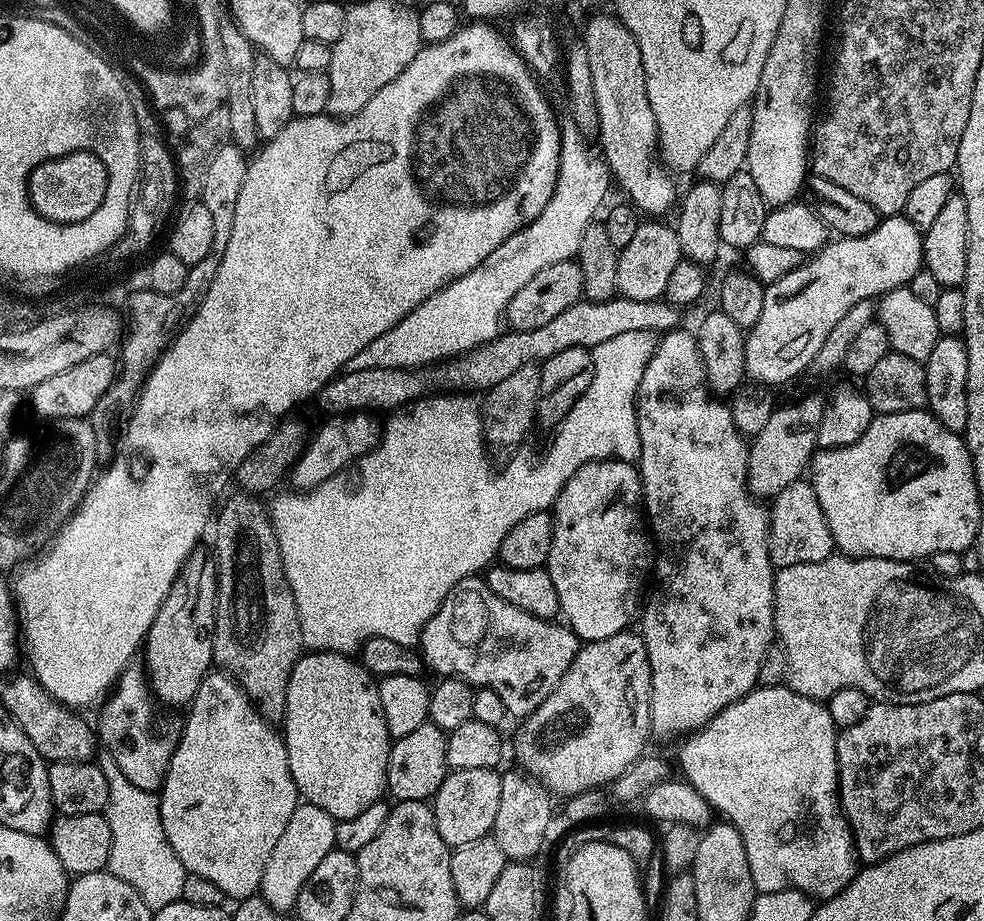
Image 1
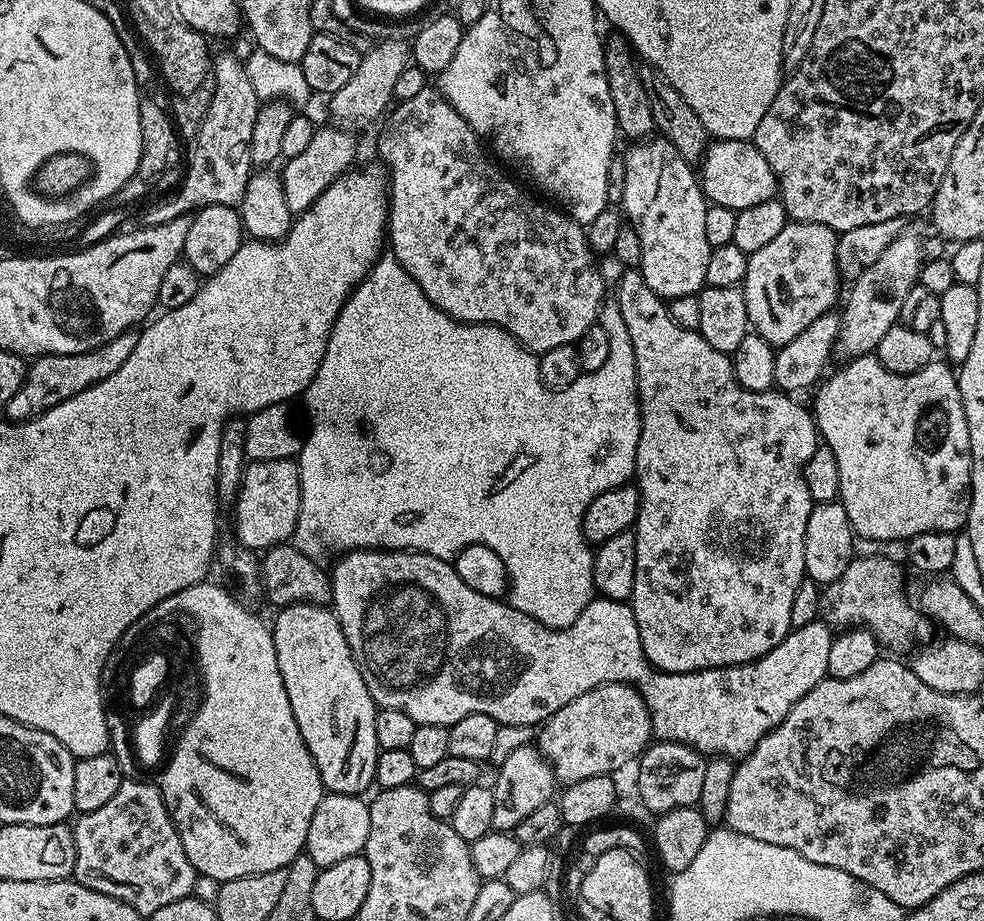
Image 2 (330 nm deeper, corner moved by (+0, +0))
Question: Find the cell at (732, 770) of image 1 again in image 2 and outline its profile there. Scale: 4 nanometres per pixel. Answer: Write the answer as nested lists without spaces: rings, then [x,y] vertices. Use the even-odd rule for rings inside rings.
[[[358,548],[348,550],[339,557],[340,560],[333,568],[330,568],[332,578],[332,602],[331,609],[335,612],[338,622],[342,626],[342,634],[346,634],[346,642],[352,651],[354,662],[362,674],[362,682],[366,682],[366,690],[370,690],[370,698],[376,703],[377,708],[389,708],[390,710],[402,710],[402,714],[410,714],[414,722],[419,724],[451,726],[454,722],[466,718],[466,714],[490,714],[496,723],[503,726],[533,726],[543,725],[566,702],[574,702],[578,694],[586,694],[586,690],[597,688],[603,684],[630,684],[637,688],[640,696],[646,702],[648,713],[652,719],[652,734],[657,741],[669,740],[675,744],[689,744],[703,752],[705,757],[715,758],[719,755],[729,758],[744,758],[749,752],[758,746],[758,742],[774,726],[790,714],[794,702],[802,698],[814,686],[818,686],[820,680],[828,676],[828,663],[830,662],[830,646],[834,639],[834,632],[823,619],[818,618],[810,622],[808,626],[793,628],[787,638],[778,642],[774,650],[750,664],[739,664],[729,668],[707,668],[697,672],[662,672],[659,668],[653,668],[649,664],[646,654],[642,650],[642,638],[638,634],[638,622],[634,622],[631,603],[623,600],[605,600],[593,598],[588,601],[586,610],[574,618],[574,622],[565,628],[547,628],[539,624],[534,618],[522,614],[522,610],[509,606],[503,599],[478,594],[478,590],[470,590],[462,578],[458,578],[455,567],[449,561],[442,558],[434,558],[430,554],[419,550],[381,550],[379,548]]]

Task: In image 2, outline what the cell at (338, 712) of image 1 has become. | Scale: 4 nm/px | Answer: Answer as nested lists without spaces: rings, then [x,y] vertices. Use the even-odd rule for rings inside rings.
[[[286,604],[279,609],[276,621],[271,621],[272,641],[274,650],[278,654],[278,670],[282,670],[282,682],[286,686],[286,698],[290,698],[290,710],[294,710],[294,722],[298,722],[298,730],[302,730],[302,738],[318,766],[318,774],[322,778],[328,792],[337,792],[347,796],[358,796],[367,793],[367,788],[373,787],[376,779],[376,763],[380,747],[378,734],[374,731],[374,718],[376,717],[376,703],[370,698],[370,690],[366,690],[366,682],[362,682],[362,674],[352,657],[350,646],[346,642],[346,634],[342,634],[342,626],[338,622],[335,612],[331,607],[322,604]]]

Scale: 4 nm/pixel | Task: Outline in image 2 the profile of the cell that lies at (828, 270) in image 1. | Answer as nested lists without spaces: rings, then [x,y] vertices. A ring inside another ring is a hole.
[[[785,224],[782,234],[777,234],[762,250],[751,253],[746,266],[746,278],[742,291],[746,298],[746,314],[749,325],[759,336],[766,338],[774,346],[790,342],[790,338],[798,338],[810,322],[822,318],[822,314],[833,311],[837,307],[836,295],[840,292],[842,277],[836,261],[837,233],[821,224]]]

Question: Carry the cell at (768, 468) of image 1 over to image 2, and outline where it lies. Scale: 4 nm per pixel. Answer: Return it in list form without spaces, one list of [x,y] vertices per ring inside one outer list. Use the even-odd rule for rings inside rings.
[[[904,231],[890,246],[886,246],[886,251],[874,266],[866,266],[866,270],[851,281],[849,288],[852,289],[848,292],[844,312],[839,313],[840,329],[834,349],[837,357],[855,358],[875,353],[878,342],[882,342],[882,334],[897,324],[902,314],[902,302],[920,278],[920,265],[924,260],[921,241],[921,234]]]

